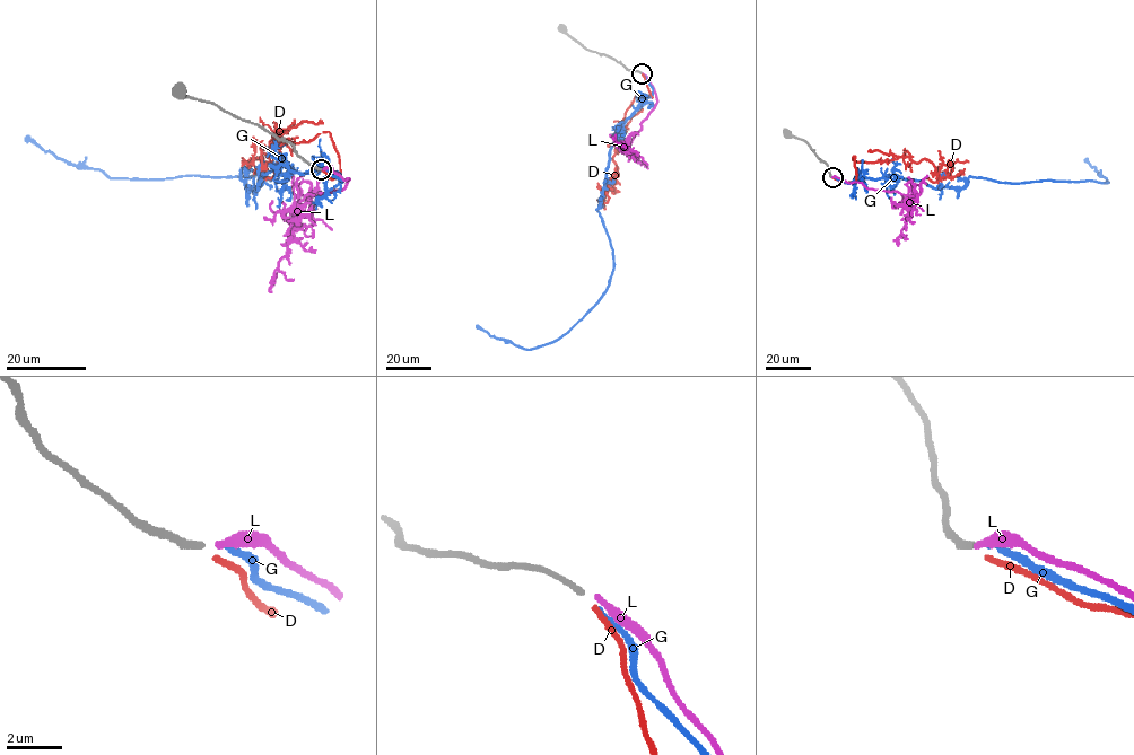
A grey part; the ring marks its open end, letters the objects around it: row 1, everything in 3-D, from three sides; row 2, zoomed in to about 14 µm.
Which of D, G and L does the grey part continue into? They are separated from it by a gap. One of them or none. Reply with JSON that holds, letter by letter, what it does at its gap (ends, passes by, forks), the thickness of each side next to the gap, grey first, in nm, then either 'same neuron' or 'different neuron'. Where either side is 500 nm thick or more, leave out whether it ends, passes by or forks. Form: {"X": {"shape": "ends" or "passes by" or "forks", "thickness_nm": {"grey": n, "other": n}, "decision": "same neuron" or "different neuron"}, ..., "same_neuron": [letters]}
{"D": {"shape": "ends", "thickness_nm": {"grey": 220, "other": 190}, "decision": "different neuron"}, "G": {"shape": "ends", "thickness_nm": {"grey": 220, "other": 200}, "decision": "different neuron"}, "L": {"shape": "ends", "thickness_nm": {"grey": 220, "other": 260}, "decision": "same neuron"}, "same_neuron": ["L"]}

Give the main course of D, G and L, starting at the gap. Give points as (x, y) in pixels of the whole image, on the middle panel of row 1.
D: (642, 75), (652, 97), (637, 95), (626, 112), (612, 157), (618, 176), (603, 192), (604, 209)
G: (643, 75), (653, 94), (613, 142), (596, 209), (612, 249), (604, 293), (566, 333), (529, 349), (476, 325)
L: (643, 73), (654, 89), (657, 103), (640, 123), (628, 151), (613, 139)

